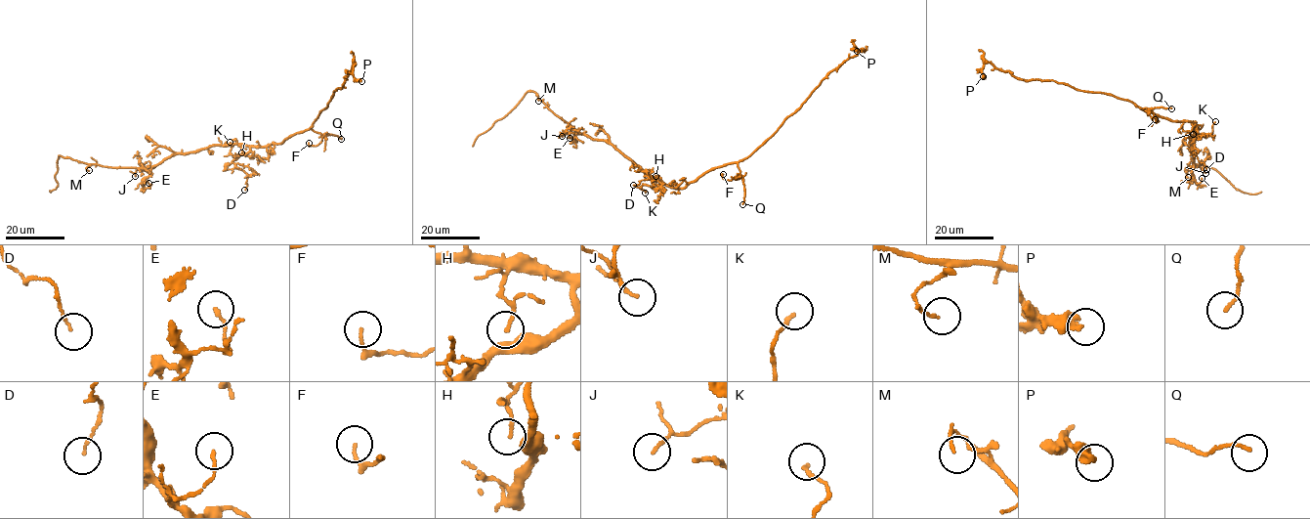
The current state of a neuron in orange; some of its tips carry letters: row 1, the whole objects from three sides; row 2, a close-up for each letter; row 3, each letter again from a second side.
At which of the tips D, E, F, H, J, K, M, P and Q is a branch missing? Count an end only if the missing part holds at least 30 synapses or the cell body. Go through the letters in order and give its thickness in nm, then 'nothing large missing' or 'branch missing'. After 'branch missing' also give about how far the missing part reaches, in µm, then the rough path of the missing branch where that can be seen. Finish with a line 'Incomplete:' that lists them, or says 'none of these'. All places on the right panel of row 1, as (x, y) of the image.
D: 110 nm | nothing large missing
E: 120 nm | nothing large missing
F: 120 nm | nothing large missing
H: 80 nm | nothing large missing
J: 120 nm | nothing large missing
K: 140 nm | nothing large missing
M: 100 nm | nothing large missing
P: 360 nm | nothing large missing
Q: 120 nm | nothing large missing
Incomplete: none of these

